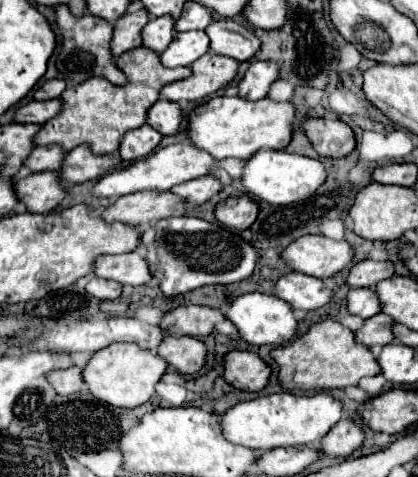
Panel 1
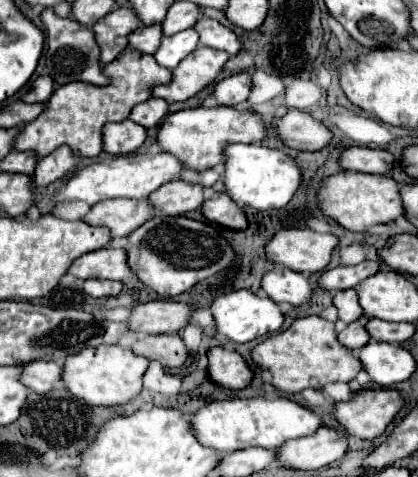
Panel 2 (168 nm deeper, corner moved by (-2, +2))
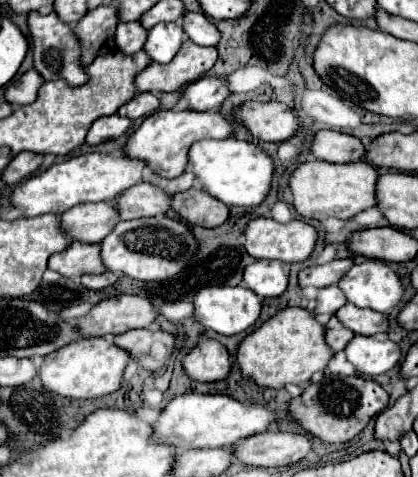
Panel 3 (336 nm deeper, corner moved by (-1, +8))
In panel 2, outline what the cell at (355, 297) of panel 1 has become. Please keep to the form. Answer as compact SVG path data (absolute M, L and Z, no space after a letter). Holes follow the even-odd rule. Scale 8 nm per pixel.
M354 290L334 292L332 302L338 308L338 320L342 320L344 324L350 324L362 316L362 310L360 310L360 304L358 304Z

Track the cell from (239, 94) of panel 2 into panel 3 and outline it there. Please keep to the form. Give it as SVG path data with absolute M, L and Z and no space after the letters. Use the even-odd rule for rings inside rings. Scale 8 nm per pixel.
M199 78L197 82L189 84L189 88L185 90L183 98L189 102L191 110L215 110L217 106L221 106L225 102L225 98L231 94L231 90L227 88L225 78Z

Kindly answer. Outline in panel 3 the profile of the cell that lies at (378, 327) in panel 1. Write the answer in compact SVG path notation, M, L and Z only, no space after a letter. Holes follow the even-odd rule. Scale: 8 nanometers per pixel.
M333 316L329 322L327 322L327 326L325 326L325 336L327 336L327 344L335 350L335 352L339 352L339 350L343 350L347 344L349 344L349 340L355 336L349 328L343 328L343 324L339 324L339 320Z

